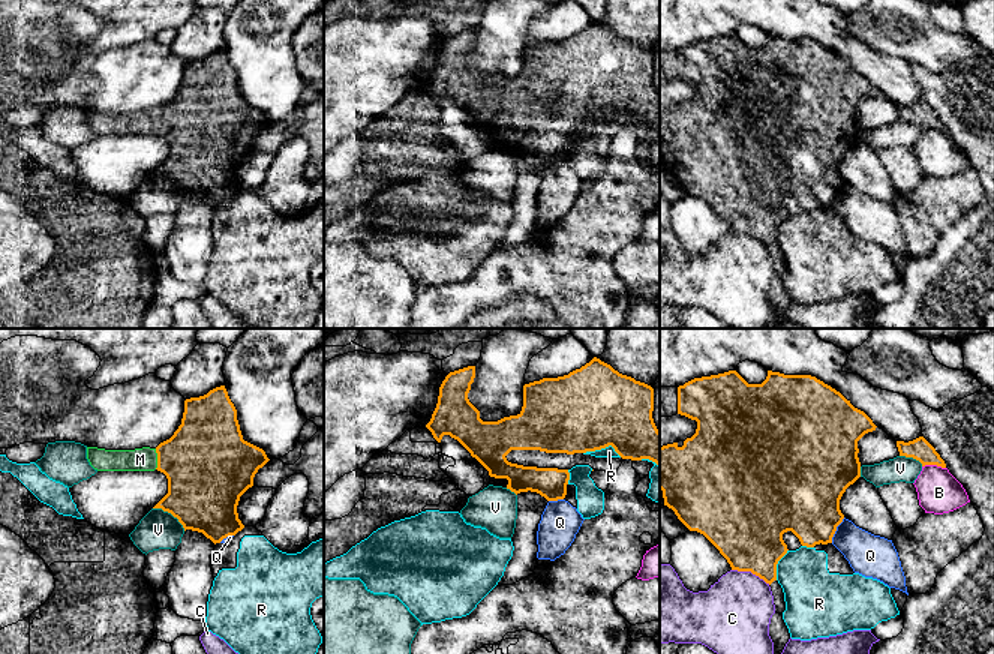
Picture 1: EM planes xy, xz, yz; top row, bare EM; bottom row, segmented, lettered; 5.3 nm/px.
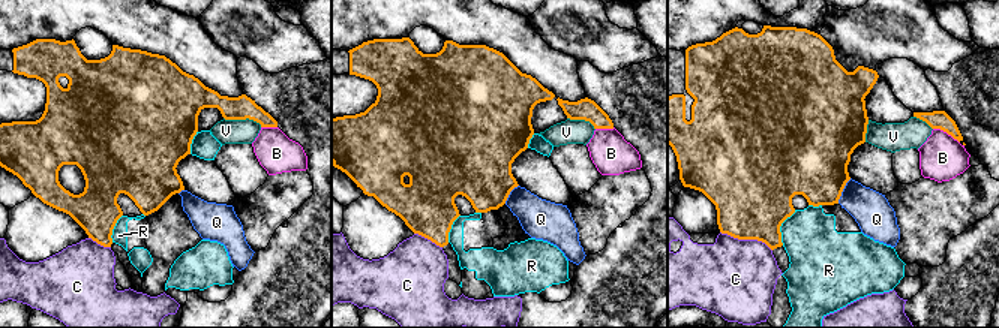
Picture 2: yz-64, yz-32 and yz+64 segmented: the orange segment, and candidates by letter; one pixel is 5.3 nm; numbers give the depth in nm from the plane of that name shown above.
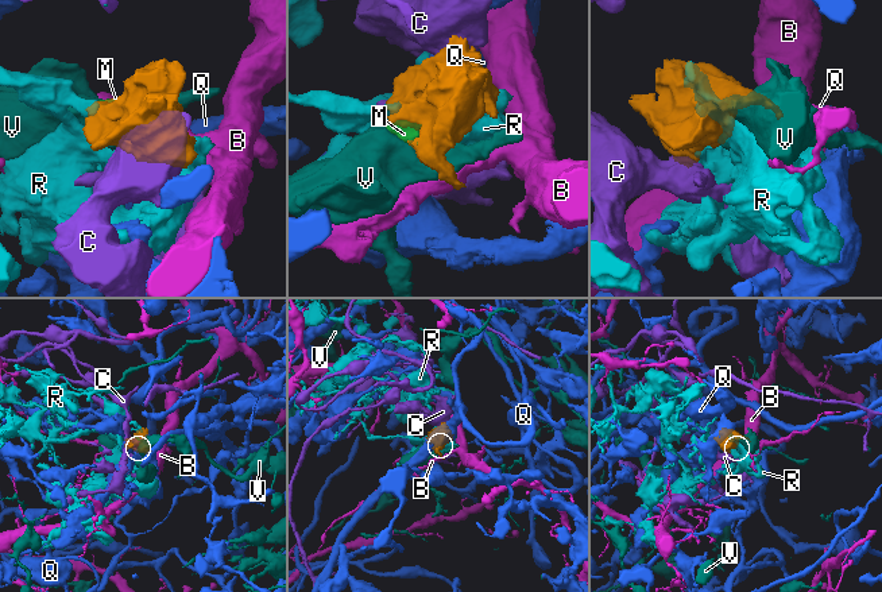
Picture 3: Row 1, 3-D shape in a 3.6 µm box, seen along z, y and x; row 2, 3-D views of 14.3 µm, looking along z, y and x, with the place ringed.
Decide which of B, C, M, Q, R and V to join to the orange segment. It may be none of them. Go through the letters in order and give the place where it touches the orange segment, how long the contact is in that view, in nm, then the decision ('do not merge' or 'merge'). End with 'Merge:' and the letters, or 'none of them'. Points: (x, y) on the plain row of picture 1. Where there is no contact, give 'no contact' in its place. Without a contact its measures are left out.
B: yz (934, 128) | 130 nm | do not merge
C: yz (751, 236) | 220 nm | do not merge
M: xy (158, 123) | 110 nm | merge
Q: yz (835, 194) | 150 nm | do not merge
R: xz (603, 111) | 200 nm | do not merge
V: xy (171, 177) | 220 nm | do not merge
Merge: M

